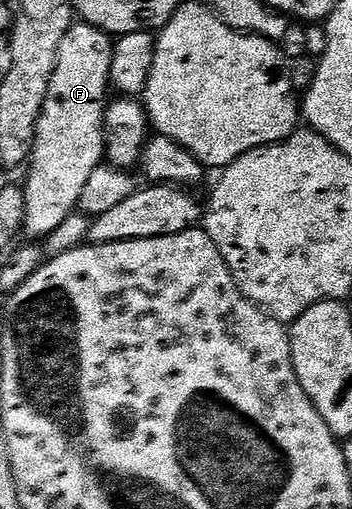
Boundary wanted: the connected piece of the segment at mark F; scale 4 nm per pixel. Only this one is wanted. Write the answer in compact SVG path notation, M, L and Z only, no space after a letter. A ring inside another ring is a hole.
M83 22L73 23L69 32L62 38L62 44L58 48L57 66L54 67L53 77L50 78L49 93L46 94L45 104L41 107L41 116L37 120L36 128L36 141L33 142L33 148L31 152L30 161L28 164L28 178L24 182L24 216L23 216L23 233L29 239L42 240L47 238L50 233L58 228L66 220L66 218L75 213L75 210L79 207L81 196L84 192L84 188L92 176L92 172L101 165L101 162L106 156L106 141L104 138L104 109L106 107L106 101L109 99L108 92L110 93L110 81L108 75L110 74L110 62L112 61L112 46L114 40L109 33L104 32L101 28L95 28L93 24L86 24Z

